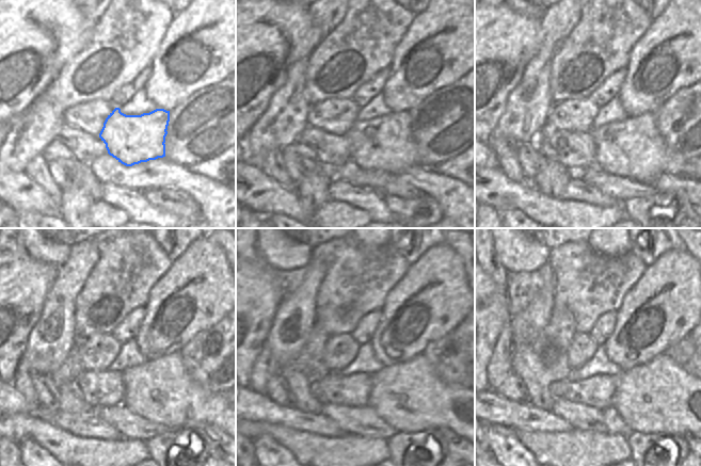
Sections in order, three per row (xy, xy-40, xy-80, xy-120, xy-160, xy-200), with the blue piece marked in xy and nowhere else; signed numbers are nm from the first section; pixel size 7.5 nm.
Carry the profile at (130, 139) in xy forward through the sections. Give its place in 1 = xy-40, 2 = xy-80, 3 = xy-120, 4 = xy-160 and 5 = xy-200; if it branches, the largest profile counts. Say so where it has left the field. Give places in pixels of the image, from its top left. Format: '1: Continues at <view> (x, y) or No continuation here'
1: Continues at xy-40 (386, 143)
2: Continues at xy-80 (634, 147)
3: Continues at xy-120 (161, 390)
4: Continues at xy-160 (410, 397)
5: Continues at xy-200 (659, 397)

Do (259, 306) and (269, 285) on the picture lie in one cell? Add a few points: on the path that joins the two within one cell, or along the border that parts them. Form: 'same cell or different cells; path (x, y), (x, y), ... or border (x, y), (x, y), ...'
same cell; path (259, 301), (259, 294), (264, 290)

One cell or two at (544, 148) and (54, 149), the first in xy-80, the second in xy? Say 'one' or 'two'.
one

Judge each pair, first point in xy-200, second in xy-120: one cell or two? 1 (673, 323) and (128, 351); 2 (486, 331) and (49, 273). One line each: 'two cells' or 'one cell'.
1: two cells
2: one cell

